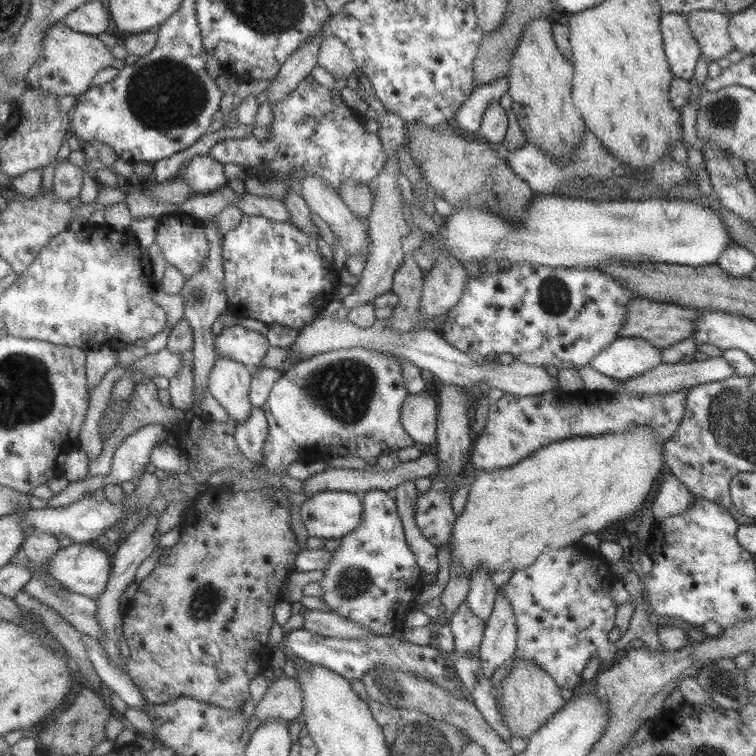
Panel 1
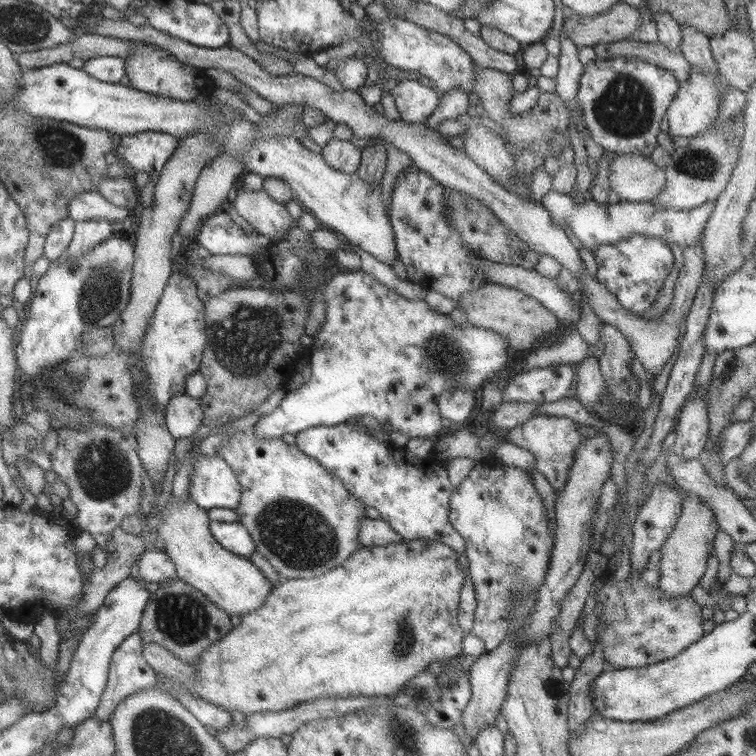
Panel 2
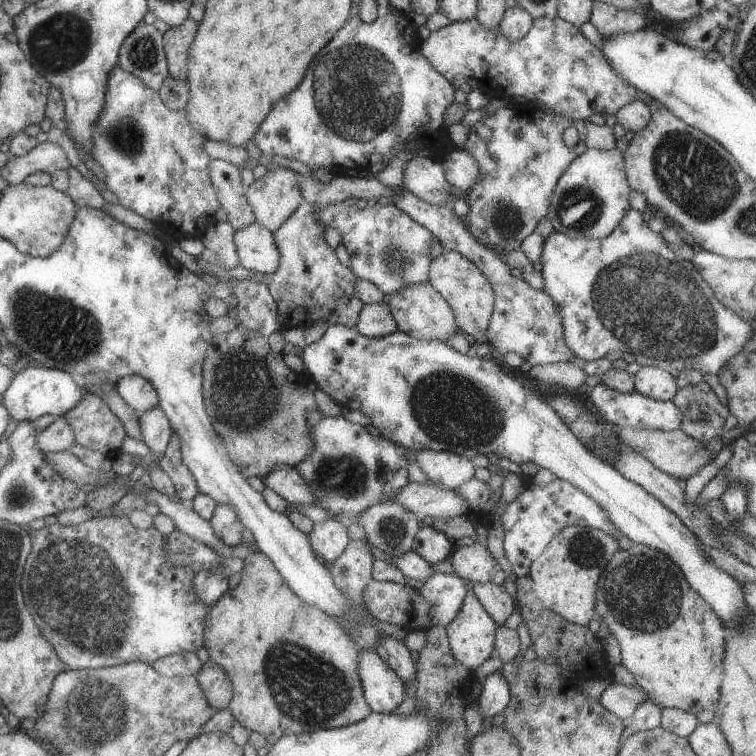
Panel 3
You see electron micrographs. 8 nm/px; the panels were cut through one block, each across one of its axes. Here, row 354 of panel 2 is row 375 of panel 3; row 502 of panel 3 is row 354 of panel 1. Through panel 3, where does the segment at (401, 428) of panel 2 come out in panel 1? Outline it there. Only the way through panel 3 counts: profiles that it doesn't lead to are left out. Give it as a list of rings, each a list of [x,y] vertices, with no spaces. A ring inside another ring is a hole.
[[[617,337],[590,360],[590,367],[613,379],[626,380],[662,363],[662,350],[643,339]]]

